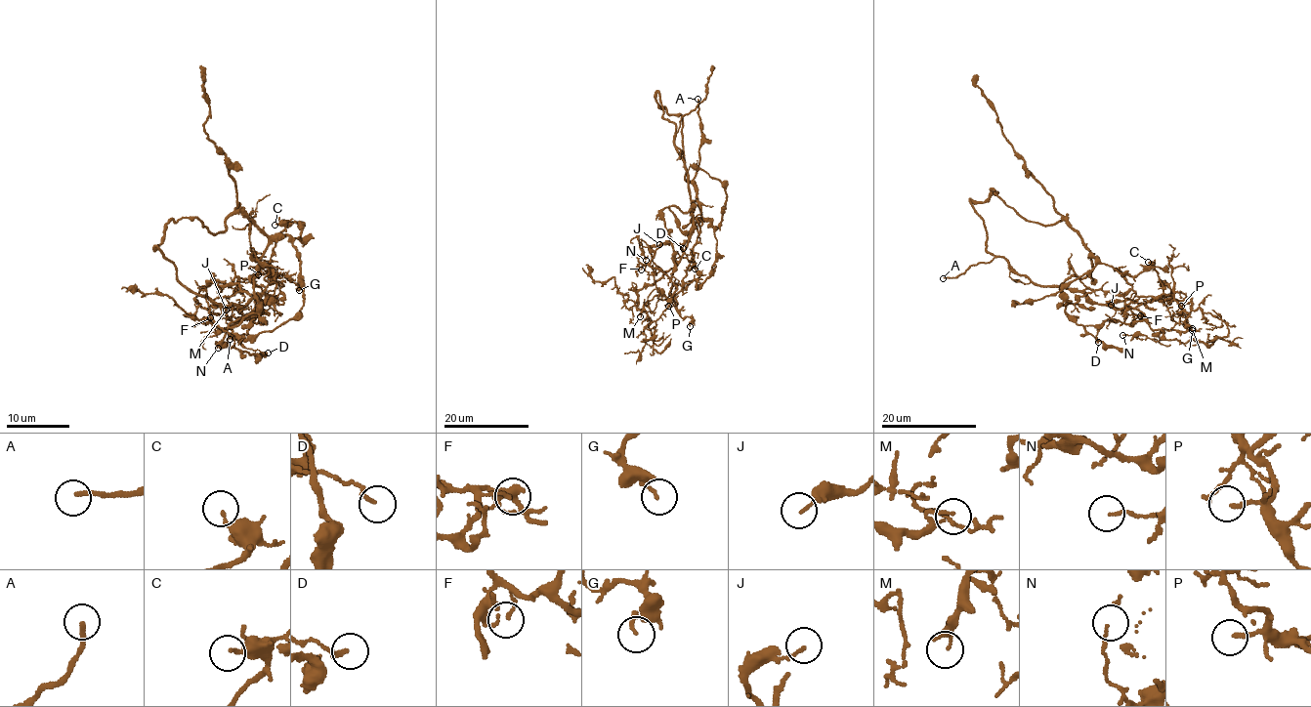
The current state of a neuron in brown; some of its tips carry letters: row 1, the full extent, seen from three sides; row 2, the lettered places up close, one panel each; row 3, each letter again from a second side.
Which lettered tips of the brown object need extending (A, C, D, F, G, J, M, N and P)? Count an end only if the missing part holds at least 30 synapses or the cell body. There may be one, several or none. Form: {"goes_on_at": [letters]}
{"goes_on_at": ["A"]}

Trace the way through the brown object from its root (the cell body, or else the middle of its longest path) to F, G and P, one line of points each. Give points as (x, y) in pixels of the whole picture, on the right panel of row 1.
F: (1065, 281), (1062, 287), (1081, 290), (1096, 303), (1138, 310), (1143, 318), (1132, 326), (1134, 317), (1140, 315)
G: (1065, 281), (1062, 287), (1076, 290), (1169, 294), (1189, 313), (1184, 320), (1192, 330)
P: (1065, 281), (1062, 287), (1076, 290), (1126, 294), (1133, 291), (1139, 296), (1159, 297), (1169, 294), (1181, 306)

